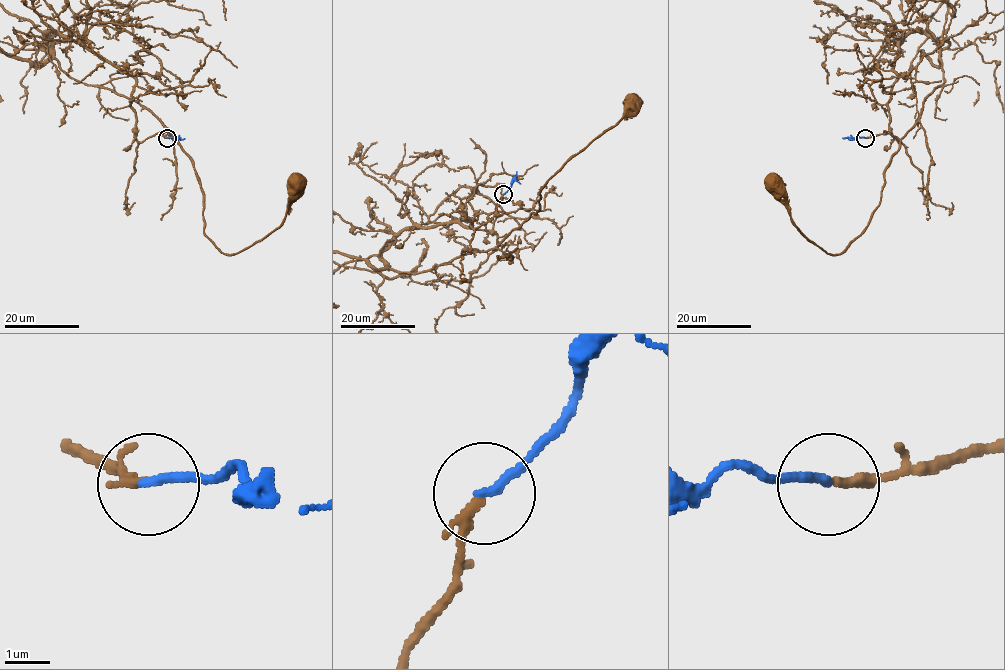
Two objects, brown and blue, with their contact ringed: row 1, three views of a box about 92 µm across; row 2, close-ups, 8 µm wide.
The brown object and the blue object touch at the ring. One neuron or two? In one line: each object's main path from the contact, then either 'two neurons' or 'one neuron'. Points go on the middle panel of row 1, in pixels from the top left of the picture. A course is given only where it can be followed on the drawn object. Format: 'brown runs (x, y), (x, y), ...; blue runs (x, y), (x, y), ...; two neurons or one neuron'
brown runs (504, 194), (476, 227), (466, 217), (469, 227), (406, 228), (381, 257), (413, 273), (494, 248), (630, 101); blue runs (504, 194), (517, 171); one neuron

